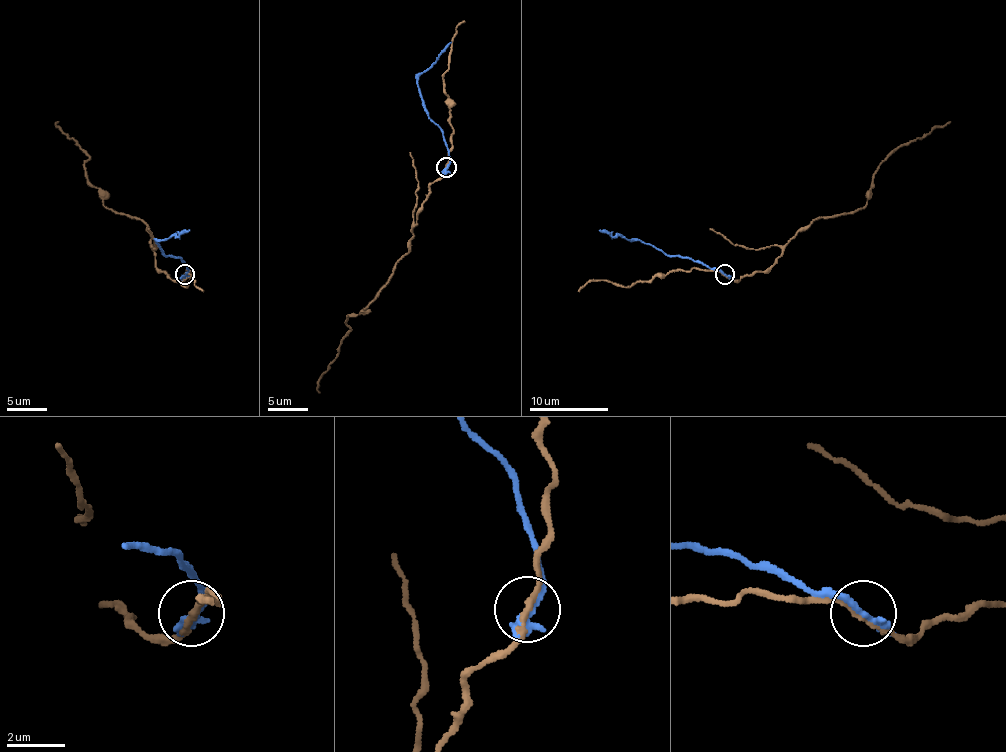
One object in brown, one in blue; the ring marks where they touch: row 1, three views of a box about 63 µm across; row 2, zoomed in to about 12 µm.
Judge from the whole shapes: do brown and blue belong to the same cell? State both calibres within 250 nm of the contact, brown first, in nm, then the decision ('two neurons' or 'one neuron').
200/260 nm | two neurons

